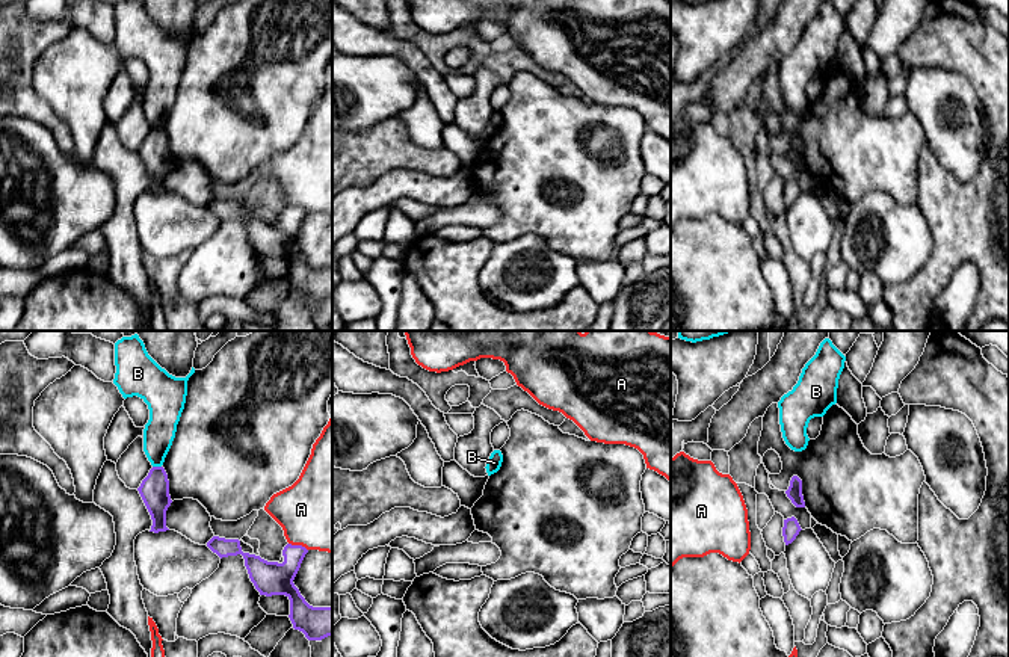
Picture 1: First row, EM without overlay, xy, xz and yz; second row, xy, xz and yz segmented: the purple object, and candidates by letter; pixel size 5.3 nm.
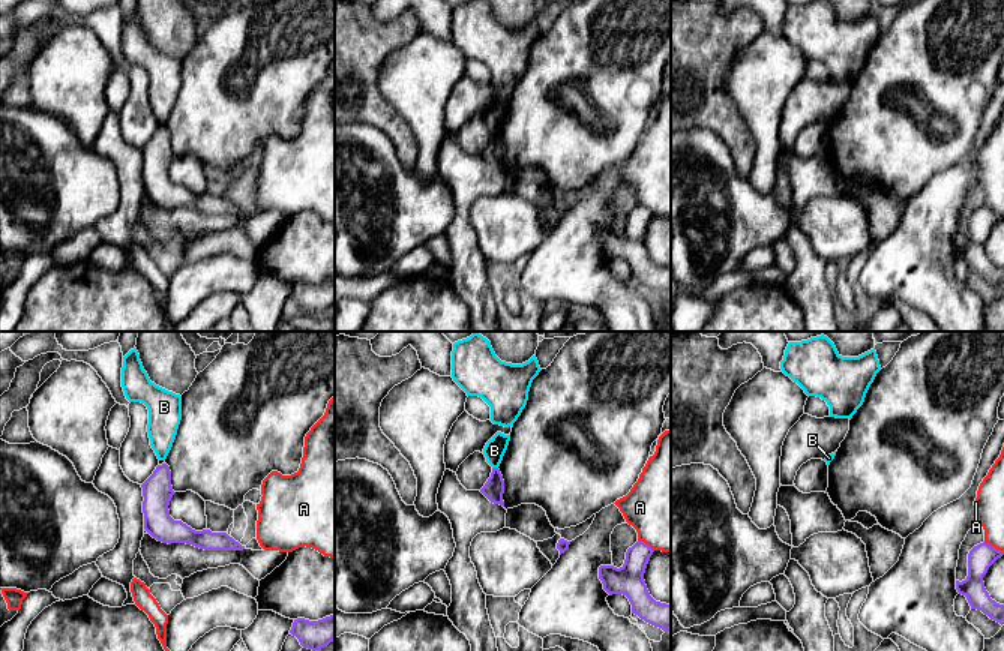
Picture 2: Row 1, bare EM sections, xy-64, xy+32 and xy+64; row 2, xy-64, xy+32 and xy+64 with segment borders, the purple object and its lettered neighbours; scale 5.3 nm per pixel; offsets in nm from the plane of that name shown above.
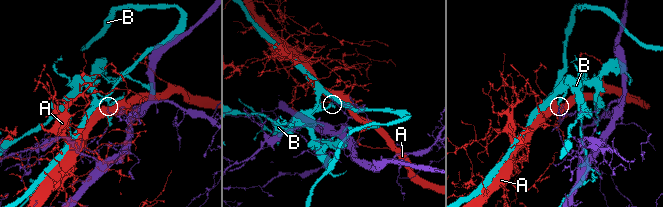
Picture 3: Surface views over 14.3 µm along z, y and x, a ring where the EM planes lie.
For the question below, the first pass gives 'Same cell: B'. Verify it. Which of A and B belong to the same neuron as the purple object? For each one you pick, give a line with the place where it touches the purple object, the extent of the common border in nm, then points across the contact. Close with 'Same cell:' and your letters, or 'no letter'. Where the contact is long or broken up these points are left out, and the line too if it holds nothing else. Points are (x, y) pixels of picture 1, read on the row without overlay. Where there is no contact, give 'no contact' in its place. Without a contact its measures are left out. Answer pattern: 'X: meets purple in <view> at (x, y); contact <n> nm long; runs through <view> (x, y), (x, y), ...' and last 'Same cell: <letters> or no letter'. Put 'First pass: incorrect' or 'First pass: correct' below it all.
Same cell: no letter
First pass: incorrect

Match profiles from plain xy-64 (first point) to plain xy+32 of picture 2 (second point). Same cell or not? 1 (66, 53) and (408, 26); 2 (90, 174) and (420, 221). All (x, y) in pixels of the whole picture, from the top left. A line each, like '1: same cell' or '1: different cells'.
1: different cells
2: same cell

